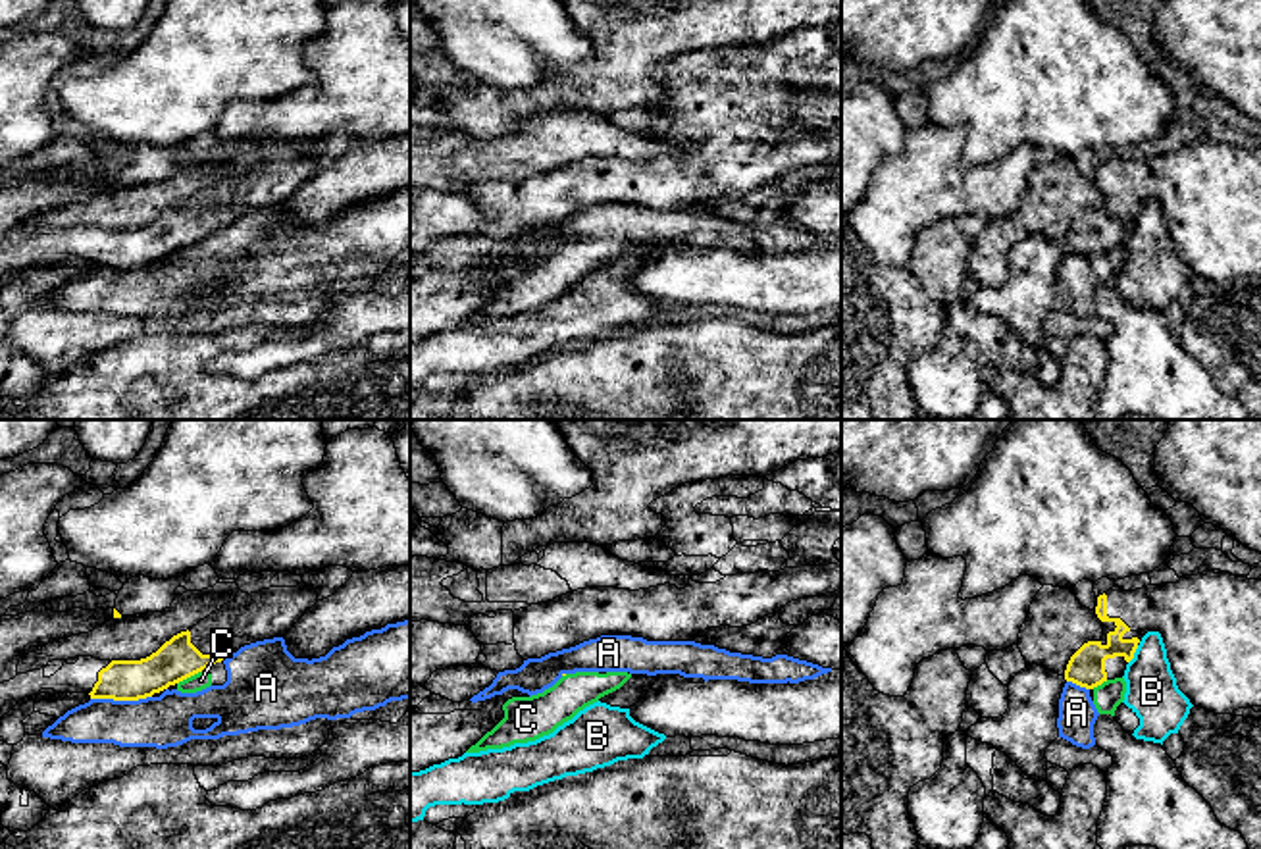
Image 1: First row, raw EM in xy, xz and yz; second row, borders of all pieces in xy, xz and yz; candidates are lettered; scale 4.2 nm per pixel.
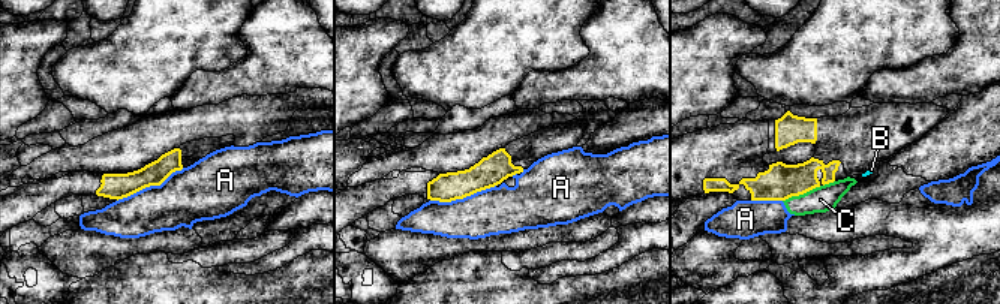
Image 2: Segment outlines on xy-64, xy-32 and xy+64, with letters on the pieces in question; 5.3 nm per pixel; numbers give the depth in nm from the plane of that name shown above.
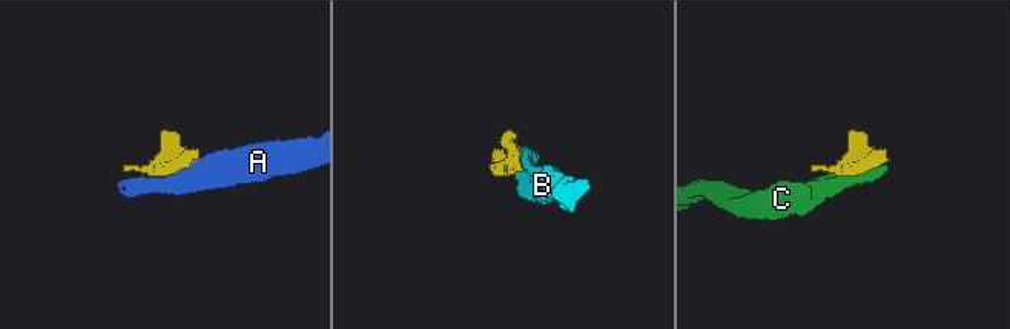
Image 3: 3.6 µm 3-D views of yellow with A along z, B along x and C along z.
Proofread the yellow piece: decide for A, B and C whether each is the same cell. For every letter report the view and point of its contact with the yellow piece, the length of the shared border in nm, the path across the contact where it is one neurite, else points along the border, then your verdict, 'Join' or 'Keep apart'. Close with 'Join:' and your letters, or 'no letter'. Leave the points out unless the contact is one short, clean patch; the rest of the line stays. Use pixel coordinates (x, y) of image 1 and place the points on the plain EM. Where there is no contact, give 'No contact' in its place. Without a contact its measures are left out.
A: Touches yellow at xy (120, 268). Shared border 260 nm. Keep apart
B: Touches yellow at yz (1132, 224). Shared border 90 nm. Boundary: yz (1138, 214), (1129, 231). Keep apart
C: Touches yellow at xy (189, 245). Shared border 120 nm. Boundary: xy (201, 239), (178, 253). Keep apart
Join: no letter

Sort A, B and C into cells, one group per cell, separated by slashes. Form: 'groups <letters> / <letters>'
groups A C / B

